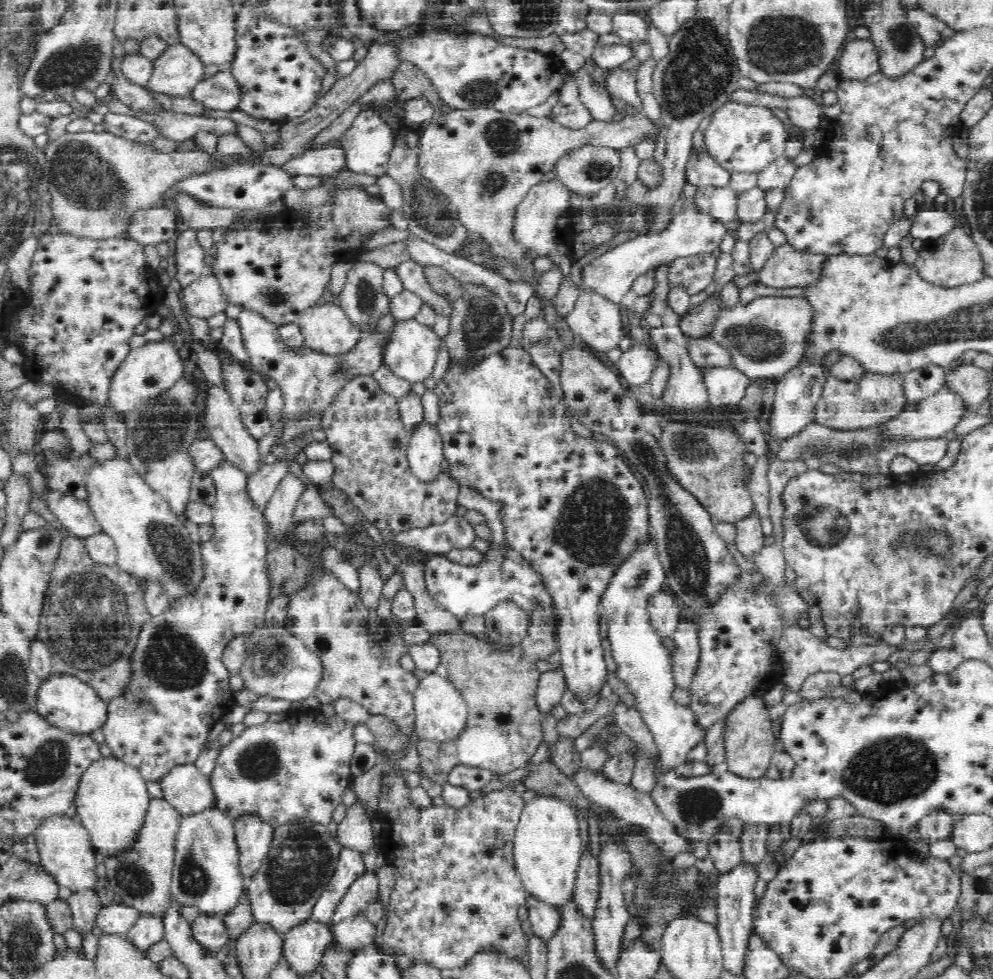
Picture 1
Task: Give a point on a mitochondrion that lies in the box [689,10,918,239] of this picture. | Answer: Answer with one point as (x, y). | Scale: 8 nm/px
(778, 44)

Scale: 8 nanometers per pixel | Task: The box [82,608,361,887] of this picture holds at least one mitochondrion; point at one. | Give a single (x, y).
(170, 659)

